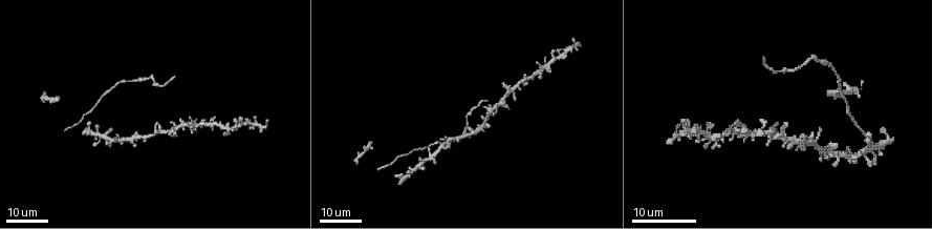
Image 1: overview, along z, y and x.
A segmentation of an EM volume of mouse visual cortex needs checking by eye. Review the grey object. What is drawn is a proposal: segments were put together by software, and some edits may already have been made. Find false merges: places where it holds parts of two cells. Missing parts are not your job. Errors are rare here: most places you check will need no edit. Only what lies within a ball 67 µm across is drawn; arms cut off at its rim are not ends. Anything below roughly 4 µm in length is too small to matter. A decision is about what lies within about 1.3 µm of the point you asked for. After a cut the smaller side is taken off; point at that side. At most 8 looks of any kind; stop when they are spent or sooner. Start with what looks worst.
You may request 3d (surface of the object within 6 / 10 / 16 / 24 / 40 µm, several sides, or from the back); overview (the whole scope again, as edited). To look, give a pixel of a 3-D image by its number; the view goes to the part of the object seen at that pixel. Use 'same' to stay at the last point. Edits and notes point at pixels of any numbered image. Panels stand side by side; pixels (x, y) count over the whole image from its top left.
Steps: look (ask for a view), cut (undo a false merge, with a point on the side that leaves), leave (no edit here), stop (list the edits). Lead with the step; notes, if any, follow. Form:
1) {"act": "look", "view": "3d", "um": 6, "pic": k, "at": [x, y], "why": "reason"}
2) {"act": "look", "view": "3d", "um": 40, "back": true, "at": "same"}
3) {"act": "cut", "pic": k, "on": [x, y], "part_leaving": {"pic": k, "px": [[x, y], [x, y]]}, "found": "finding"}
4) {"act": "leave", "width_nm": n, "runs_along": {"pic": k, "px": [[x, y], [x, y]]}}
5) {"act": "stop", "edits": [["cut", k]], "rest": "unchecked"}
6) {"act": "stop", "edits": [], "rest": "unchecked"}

{"act": "look", "view": "3d", "um": 16, "pic": 1, "at": [426, 159]}

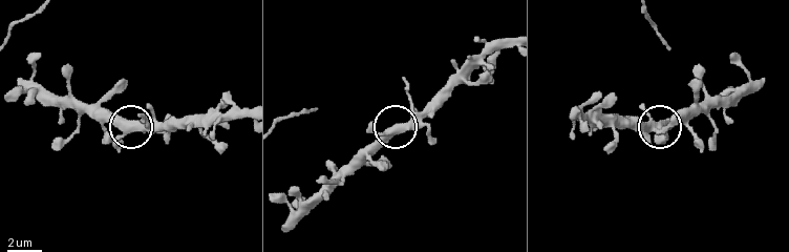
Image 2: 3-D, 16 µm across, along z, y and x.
{"act": "look", "view": "3d", "um": 10, "pic": 2, "at": [128, 131]}

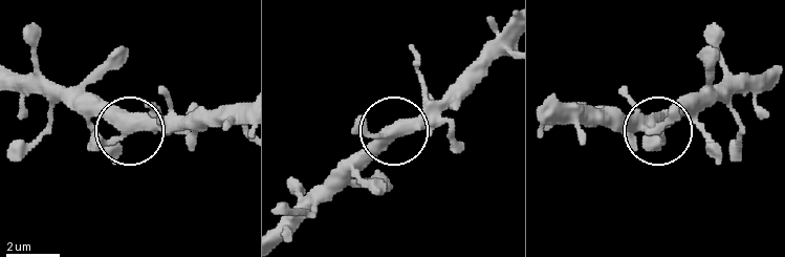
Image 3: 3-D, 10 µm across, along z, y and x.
{"act": "look", "view": "3d", "um": 10, "back": true, "pic": 3, "at": [396, 128]}

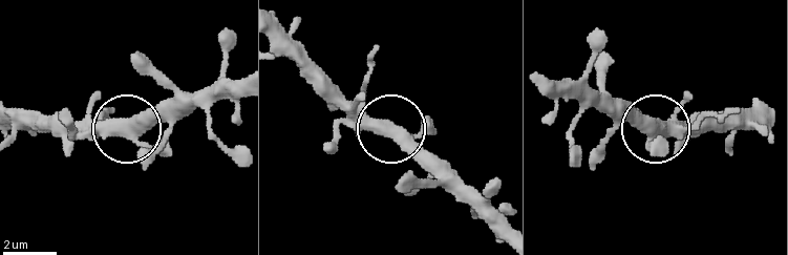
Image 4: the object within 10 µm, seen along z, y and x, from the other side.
{"act": "leave", "width_nm": 400, "found": "continuous, no second cell"}

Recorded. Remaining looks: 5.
{"act": "look", "view": "3d", "um": 24, "pic": 1, "at": [372, 147], "why": "sudden change in width"}

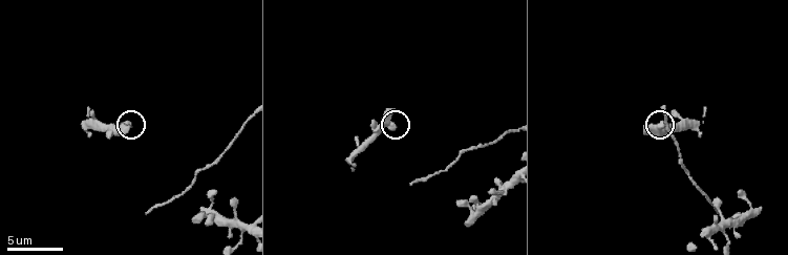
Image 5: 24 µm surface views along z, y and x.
{"act": "look", "view": "3d", "um": 10, "pic": 5, "at": [389, 129], "why": "closer look"}

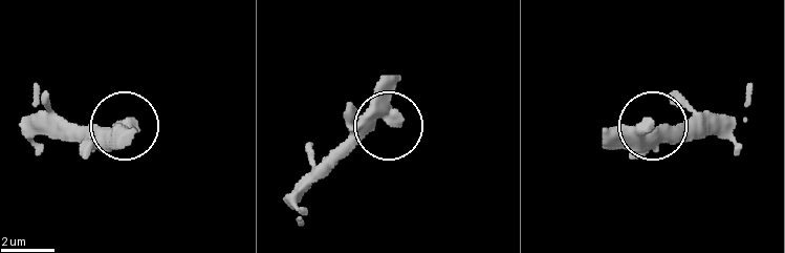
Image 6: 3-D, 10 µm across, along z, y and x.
{"act": "leave", "width_nm": 440, "found": "continuous, no second cell"}

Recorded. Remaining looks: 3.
{"act": "look", "view": "3d", "um": 24, "pic": 1, "at": [149, 80], "why": "thin neck"}

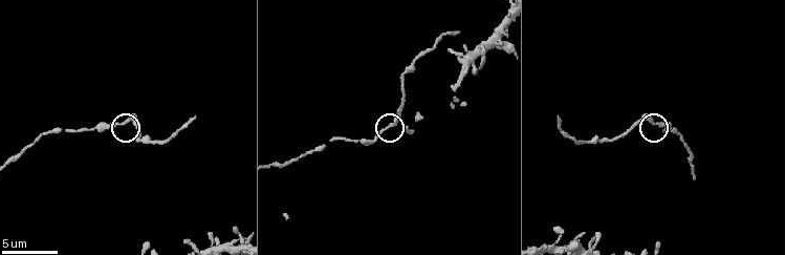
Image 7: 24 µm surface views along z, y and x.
{"act": "look", "view": "3d", "um": 10, "pic": 7, "at": [386, 128]}

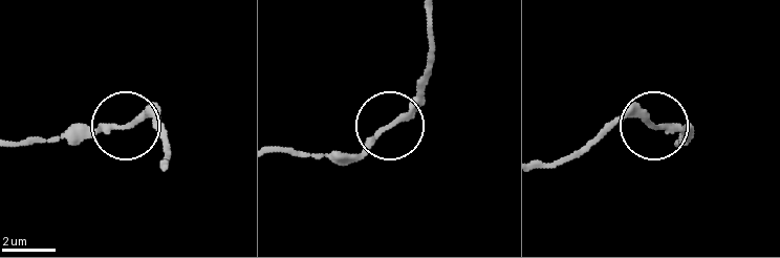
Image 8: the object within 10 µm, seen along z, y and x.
{"act": "leave", "found": "continuous, no second cell"}

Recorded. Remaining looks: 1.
{"act": "look", "view": "3d", "um": 10, "pic": 7, "at": [401, 82], "why": "calibre changes"}

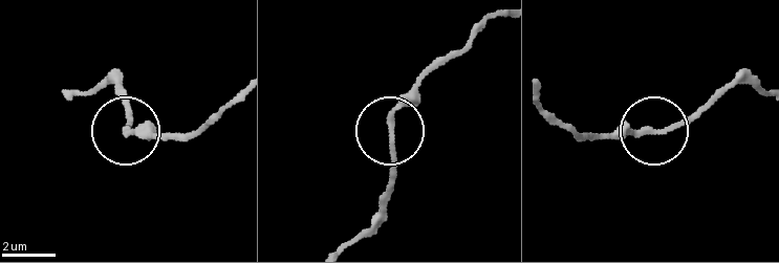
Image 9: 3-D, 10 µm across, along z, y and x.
{"act": "leave", "found": "one cell here"}

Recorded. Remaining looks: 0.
{"act": "stop", "edits": [], "rest": "unchecked"}

